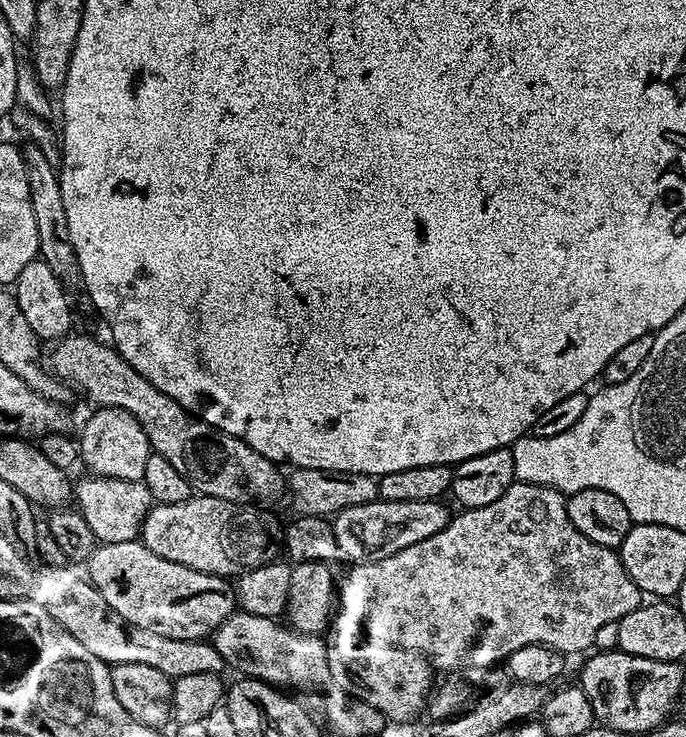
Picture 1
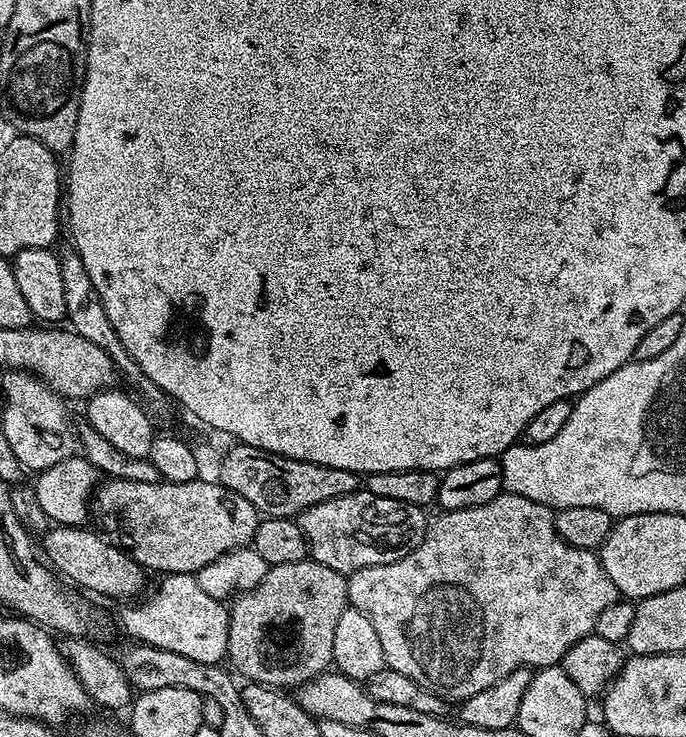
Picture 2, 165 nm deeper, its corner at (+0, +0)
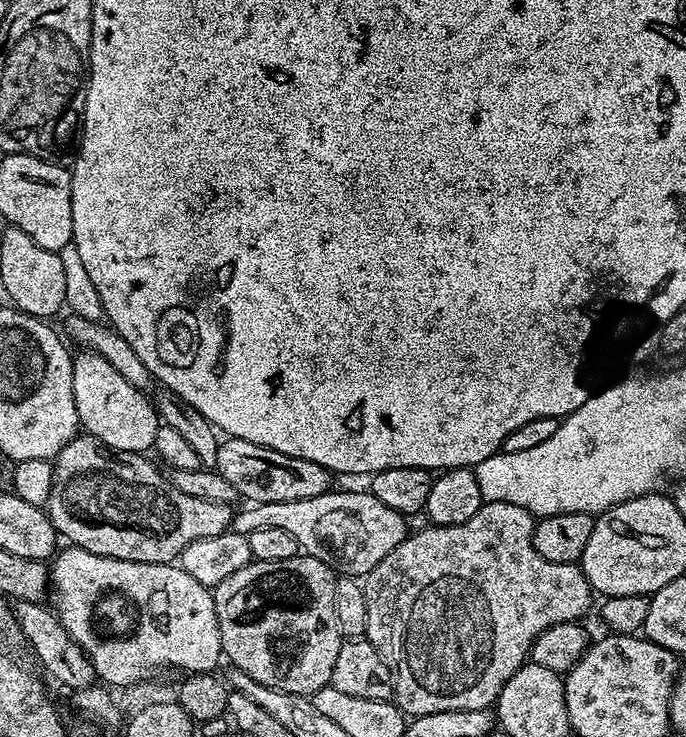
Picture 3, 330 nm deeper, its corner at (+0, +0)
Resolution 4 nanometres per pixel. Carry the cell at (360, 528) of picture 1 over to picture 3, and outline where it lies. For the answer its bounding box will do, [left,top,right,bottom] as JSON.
[231,490,410,578]

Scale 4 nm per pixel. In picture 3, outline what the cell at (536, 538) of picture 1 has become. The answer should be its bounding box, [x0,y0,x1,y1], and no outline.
[363,502,594,718]

